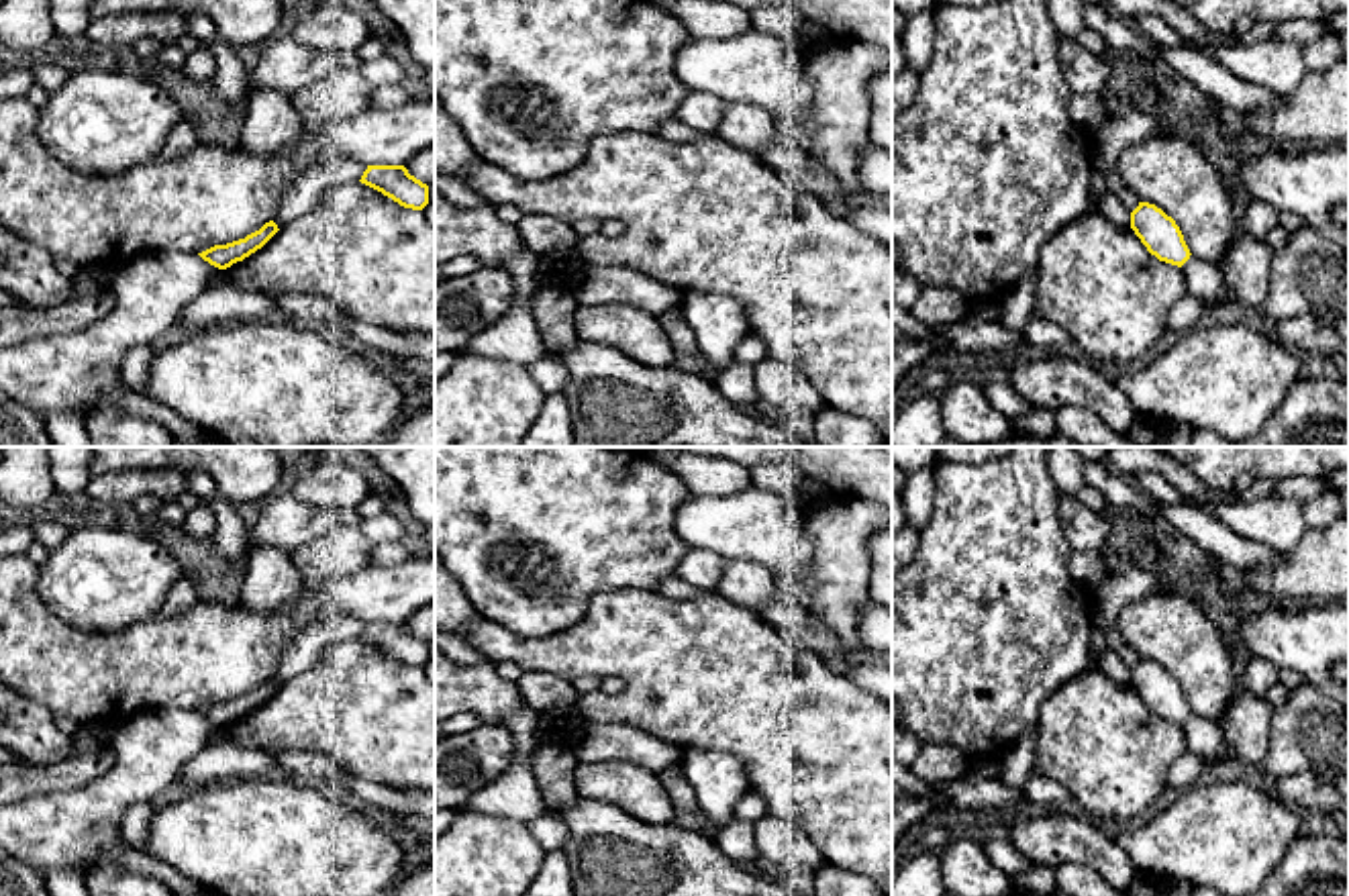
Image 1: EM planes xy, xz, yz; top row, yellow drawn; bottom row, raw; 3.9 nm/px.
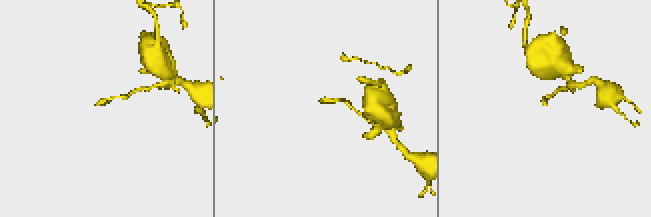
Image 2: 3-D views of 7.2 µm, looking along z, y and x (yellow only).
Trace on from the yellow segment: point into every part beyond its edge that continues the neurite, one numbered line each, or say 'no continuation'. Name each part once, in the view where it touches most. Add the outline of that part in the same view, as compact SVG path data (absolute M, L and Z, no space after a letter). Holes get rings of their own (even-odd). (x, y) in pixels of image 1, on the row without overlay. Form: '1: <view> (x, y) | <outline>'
no continuation

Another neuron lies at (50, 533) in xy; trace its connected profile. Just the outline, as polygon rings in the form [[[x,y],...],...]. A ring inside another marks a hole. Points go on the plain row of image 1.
[[[41,518],[33,527],[35,541],[41,543],[49,553],[55,551],[69,535],[69,529],[61,522]]]

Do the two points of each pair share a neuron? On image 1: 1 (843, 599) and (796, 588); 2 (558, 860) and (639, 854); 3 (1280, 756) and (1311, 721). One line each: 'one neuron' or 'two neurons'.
1: one neuron
2: two neurons
3: one neuron

